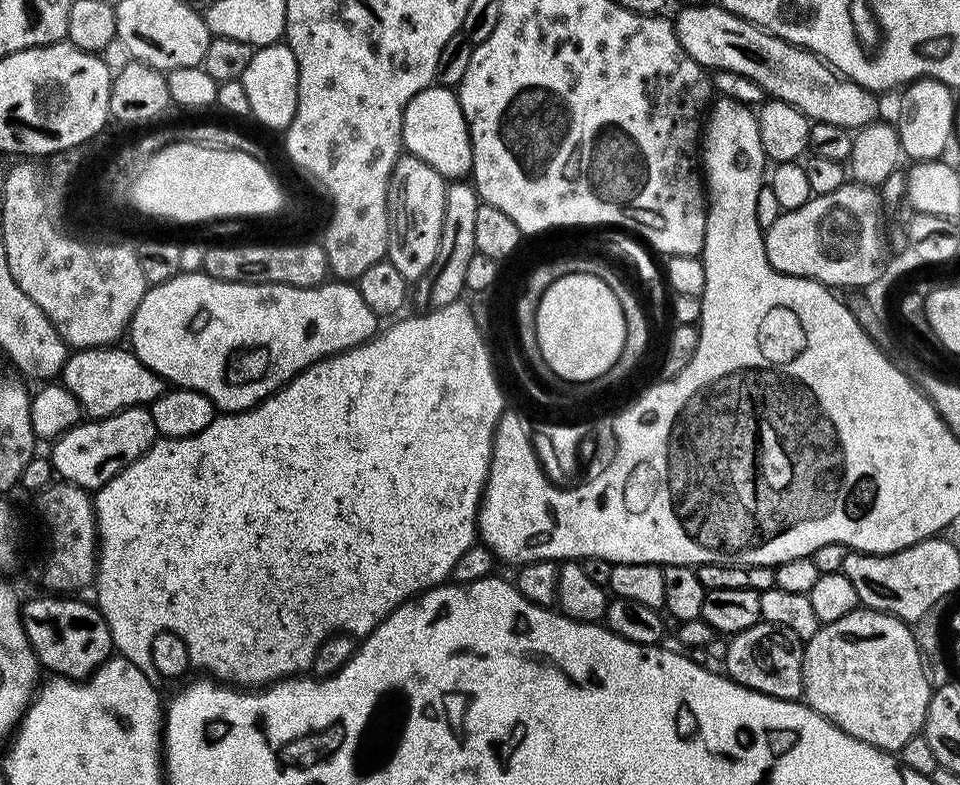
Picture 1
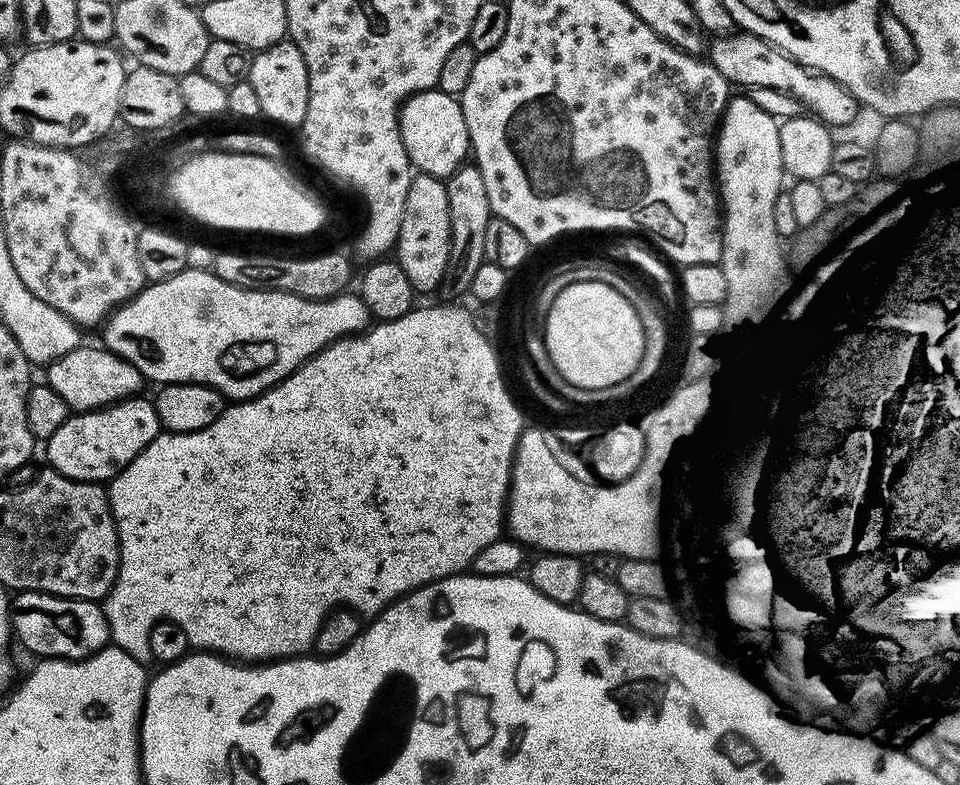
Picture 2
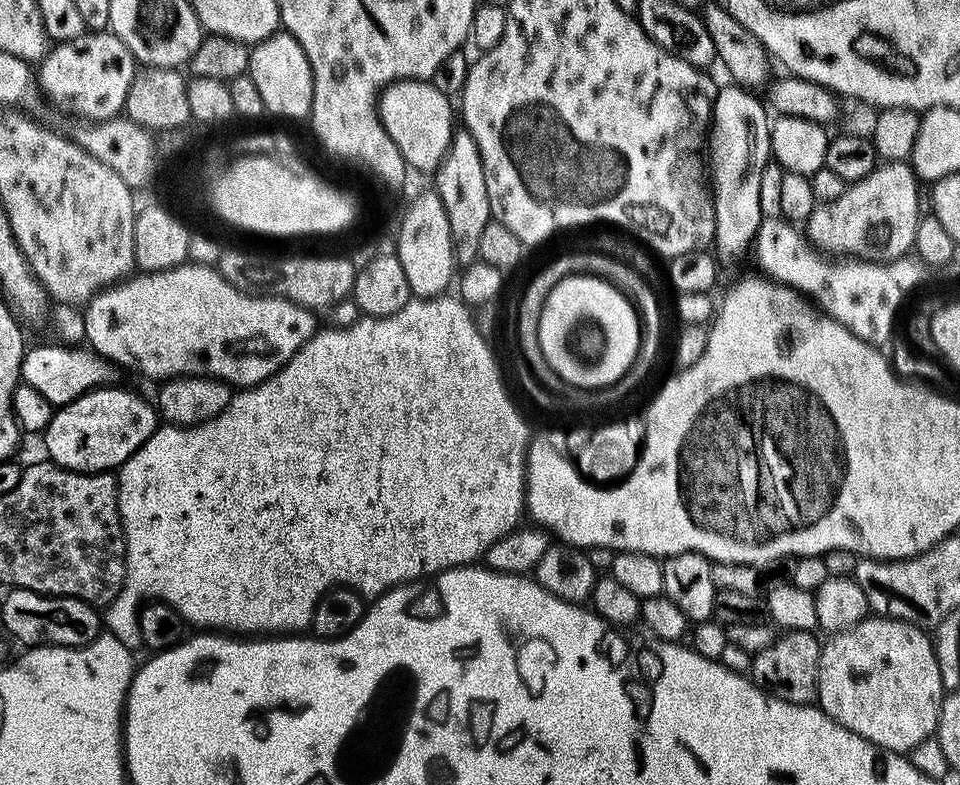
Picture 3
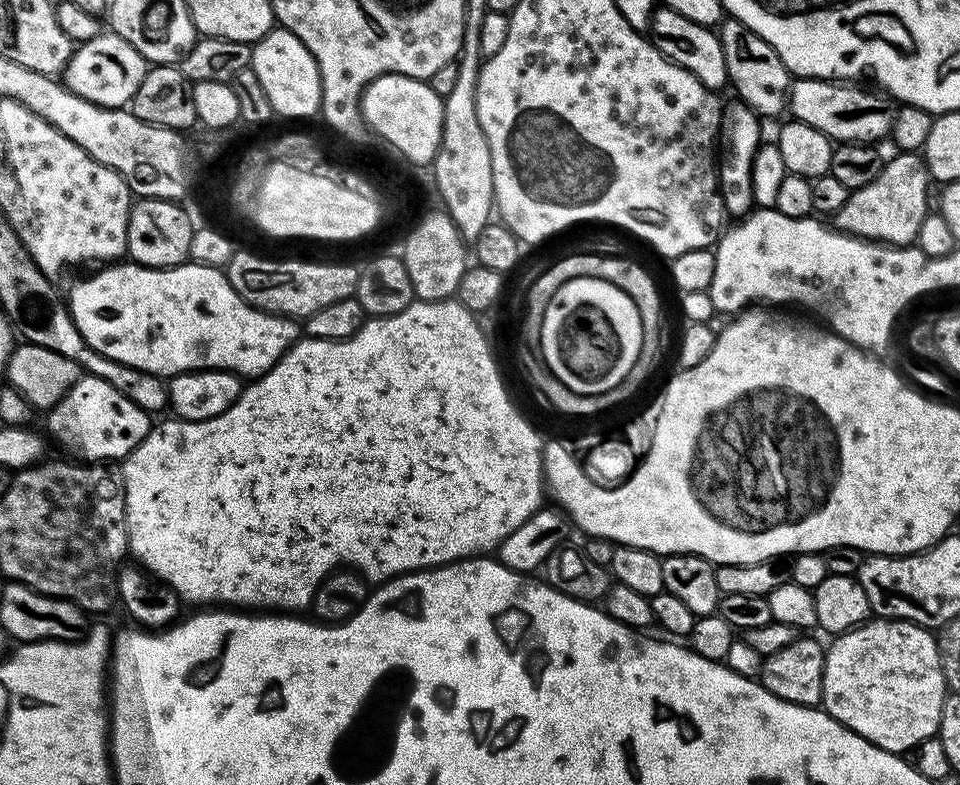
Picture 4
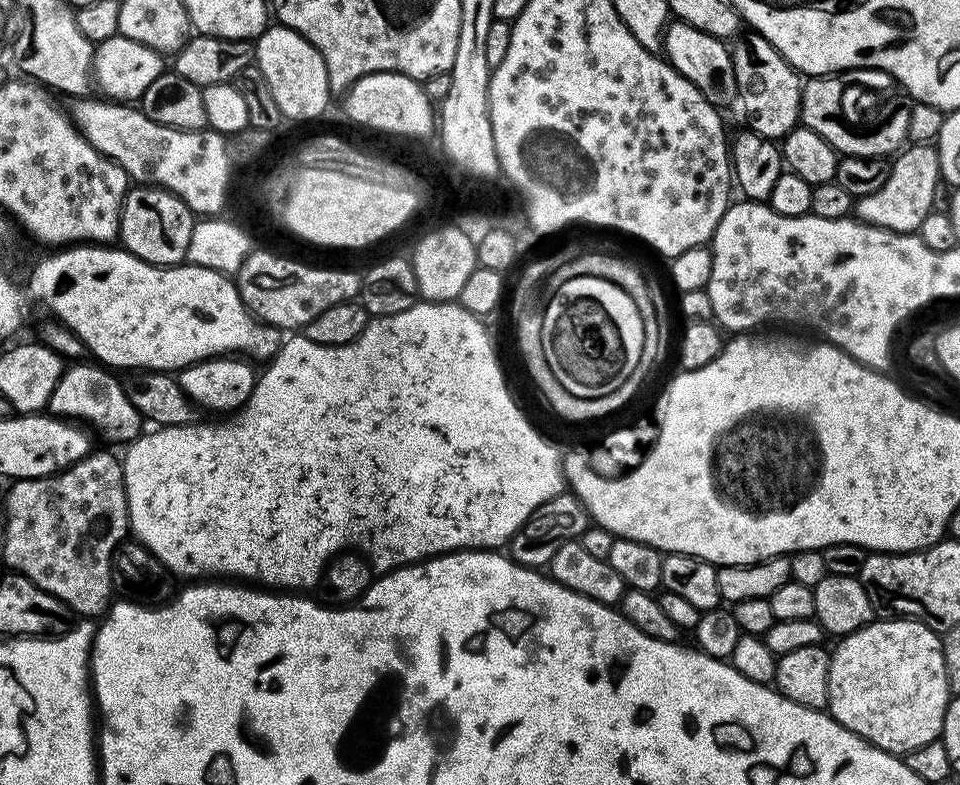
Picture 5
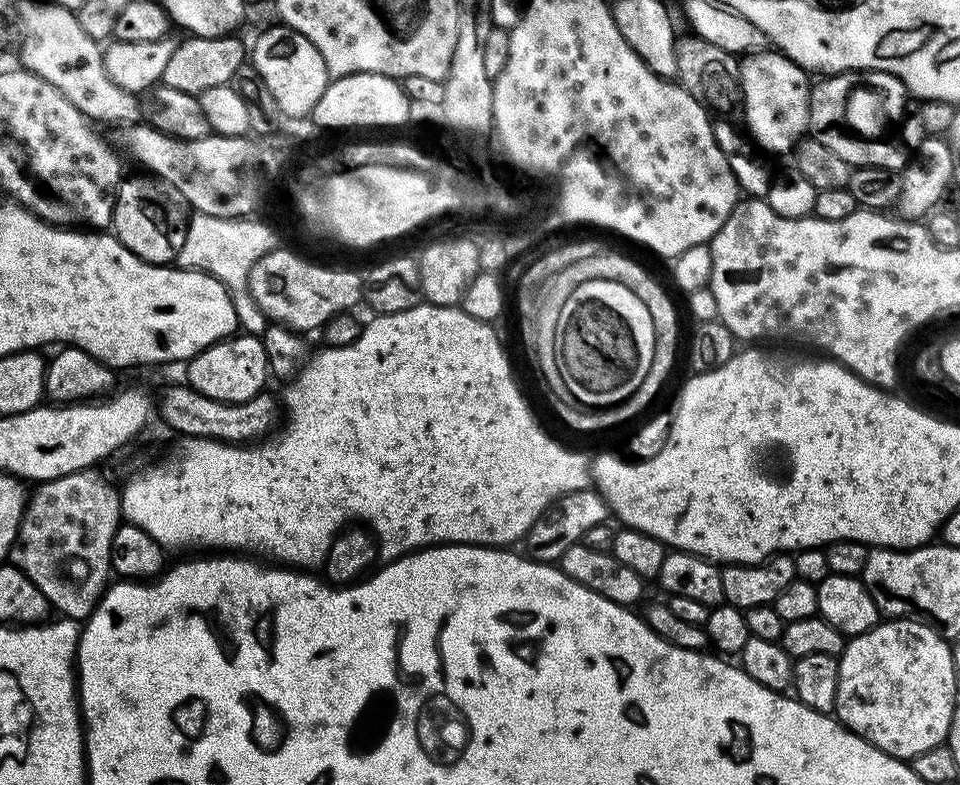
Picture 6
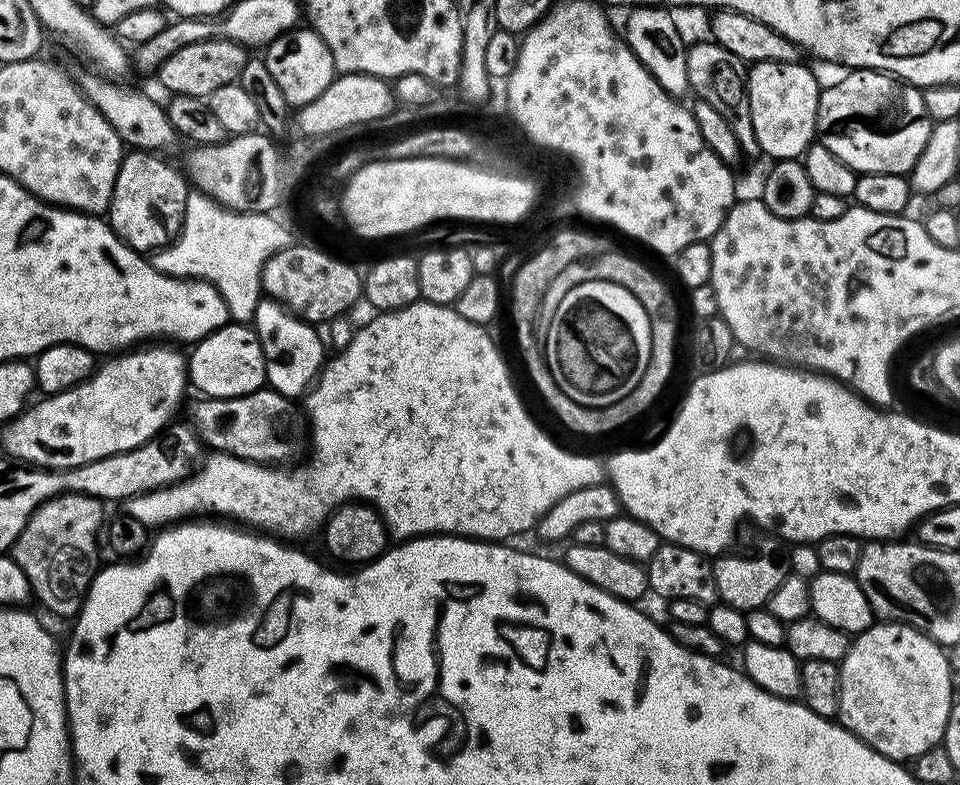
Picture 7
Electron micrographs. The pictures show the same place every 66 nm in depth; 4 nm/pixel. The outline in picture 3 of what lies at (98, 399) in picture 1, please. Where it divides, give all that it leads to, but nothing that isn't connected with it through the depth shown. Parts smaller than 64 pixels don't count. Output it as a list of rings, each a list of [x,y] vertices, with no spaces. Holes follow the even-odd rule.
[[[40,344],[37,348],[29,347],[25,351],[20,371],[21,381],[34,386],[34,390],[38,390],[38,394],[42,394],[46,402],[50,402],[53,406],[69,404],[74,402],[74,398],[82,398],[82,394],[92,392],[95,388],[111,385],[115,381],[112,379],[115,378],[117,369],[112,361],[104,359],[100,353],[93,352],[84,346],[56,344]]]

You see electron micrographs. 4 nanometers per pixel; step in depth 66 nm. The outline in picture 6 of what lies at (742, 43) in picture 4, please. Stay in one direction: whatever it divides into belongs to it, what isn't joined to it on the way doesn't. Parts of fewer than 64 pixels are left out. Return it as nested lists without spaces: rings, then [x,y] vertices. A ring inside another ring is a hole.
[[[779,50],[768,51],[750,52],[739,57],[740,99],[744,120],[748,123],[746,132],[755,147],[765,153],[791,153],[808,132],[812,84],[809,73],[789,56]]]

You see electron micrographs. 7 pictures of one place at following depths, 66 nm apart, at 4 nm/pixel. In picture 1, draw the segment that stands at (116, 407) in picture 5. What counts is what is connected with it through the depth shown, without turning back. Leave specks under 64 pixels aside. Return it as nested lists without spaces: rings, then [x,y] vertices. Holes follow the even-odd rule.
[[[144,406],[123,408],[101,420],[88,418],[66,430],[66,434],[59,436],[51,445],[52,470],[63,483],[95,490],[110,482],[110,478],[130,466],[130,462],[144,456],[157,439],[154,418],[151,411]]]

